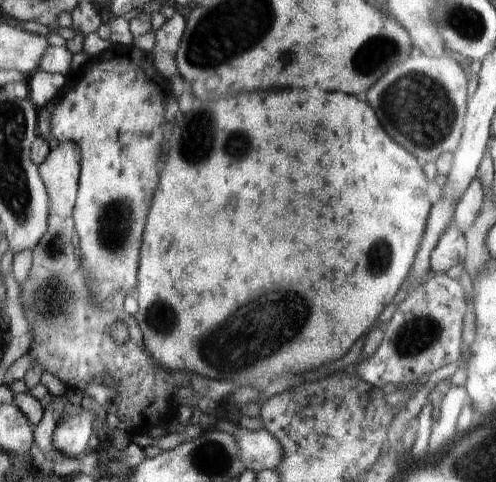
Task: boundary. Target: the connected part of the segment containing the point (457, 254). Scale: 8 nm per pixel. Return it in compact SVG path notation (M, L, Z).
M452 222L438 240L430 254L430 271L436 274L446 274L452 266L464 262L467 253L465 235Z

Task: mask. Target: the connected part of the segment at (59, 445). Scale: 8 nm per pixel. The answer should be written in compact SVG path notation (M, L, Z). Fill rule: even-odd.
M74 409L66 413L62 420L58 420L54 430L52 438L54 450L66 456L86 454L88 440L92 436L92 422L94 422L94 414L90 414L90 411Z

